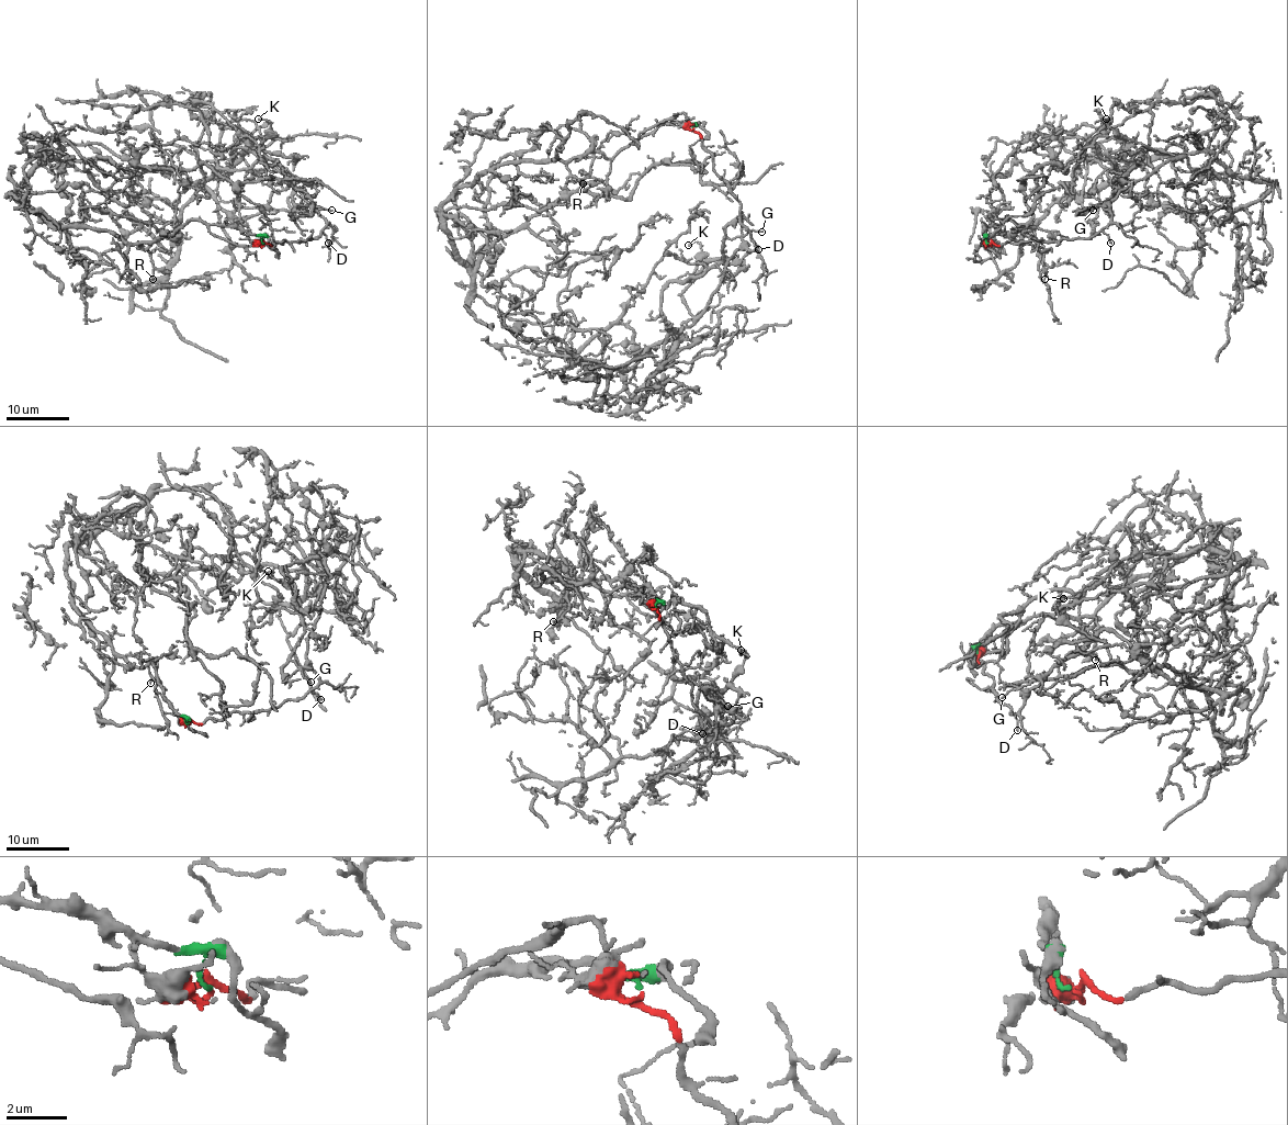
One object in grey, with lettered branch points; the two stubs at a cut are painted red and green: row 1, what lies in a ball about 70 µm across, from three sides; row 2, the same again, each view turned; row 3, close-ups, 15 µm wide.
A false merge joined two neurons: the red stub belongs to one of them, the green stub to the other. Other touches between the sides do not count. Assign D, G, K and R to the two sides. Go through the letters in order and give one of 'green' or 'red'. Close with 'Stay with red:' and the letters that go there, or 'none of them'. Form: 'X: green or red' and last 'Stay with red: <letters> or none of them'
D: red
G: red
K: red
R: green
Stay with red: D, G, K

